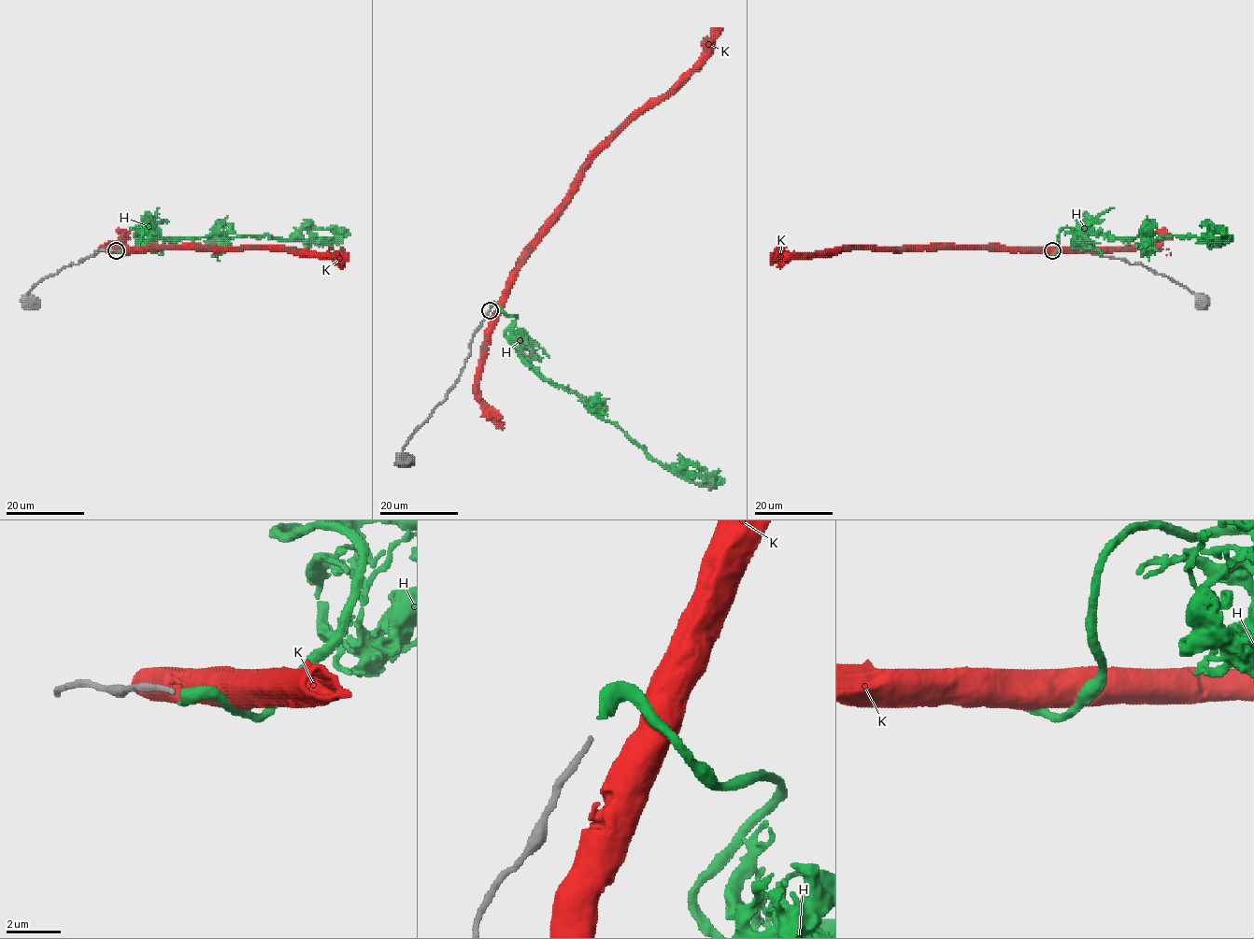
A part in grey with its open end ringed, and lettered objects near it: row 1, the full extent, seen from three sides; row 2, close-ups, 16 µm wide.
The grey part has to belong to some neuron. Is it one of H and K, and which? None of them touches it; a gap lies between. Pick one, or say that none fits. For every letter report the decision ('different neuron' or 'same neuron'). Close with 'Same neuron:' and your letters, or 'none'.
H: different neuron
K: different neuron
Same neuron: none

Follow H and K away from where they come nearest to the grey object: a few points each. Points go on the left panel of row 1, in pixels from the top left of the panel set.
H: (116, 252), (133, 248), (138, 227), (130, 228), (164, 237), (291, 240), (302, 230), (346, 229)
K: (120, 250), (292, 247), (342, 257), (348, 261)

